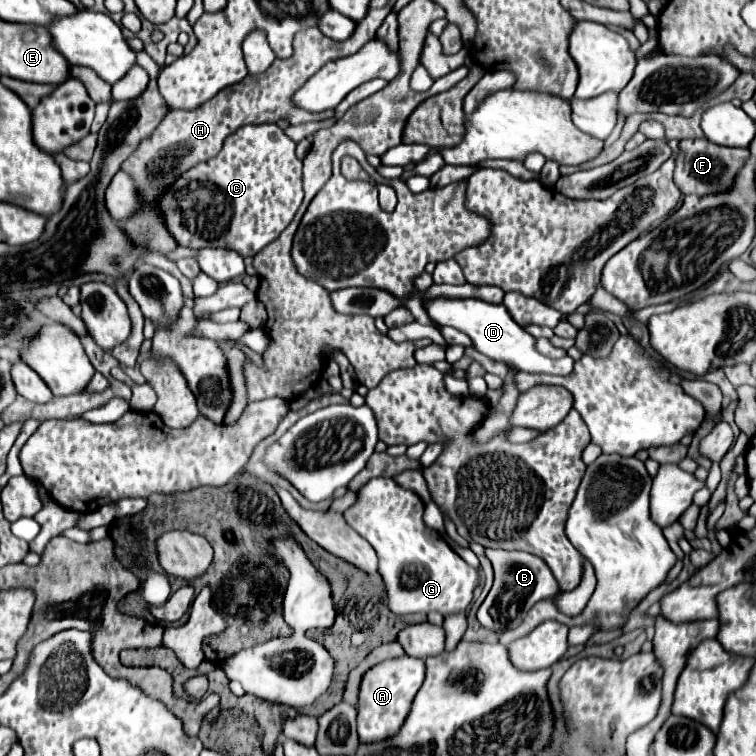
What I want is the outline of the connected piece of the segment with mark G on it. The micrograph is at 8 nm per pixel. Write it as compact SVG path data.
M373 478L357 492L357 502L345 512L345 520L375 548L379 556L379 574L383 576L389 610L393 614L441 612L443 616L447 616L465 612L469 608L473 600L473 590L479 582L479 572L463 558L459 558L439 532L425 526L423 502L415 492L399 486L393 478Z

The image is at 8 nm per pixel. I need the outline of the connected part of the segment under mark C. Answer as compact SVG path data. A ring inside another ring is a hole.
M255 124L241 126L237 132L227 136L223 150L215 158L199 162L177 176L155 206L167 232L177 240L177 244L195 250L205 246L231 248L241 256L255 256L267 244L277 240L279 234L291 224L301 200L301 160L295 156L295 142L289 140L277 124Z

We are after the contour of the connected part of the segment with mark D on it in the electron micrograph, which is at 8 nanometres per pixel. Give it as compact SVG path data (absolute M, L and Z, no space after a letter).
M437 298L437 300L425 302L423 306L427 308L429 318L433 322L461 330L463 334L467 334L473 340L475 350L489 356L491 360L507 364L511 370L529 372L529 374L559 374L559 376L567 376L573 372L573 364L575 364L573 358L563 356L563 358L555 360L555 358L543 356L535 346L535 338L529 332L525 332L523 326L513 322L513 318L509 316L509 312L503 304L489 304L483 300L475 300L475 298L467 298L467 300Z

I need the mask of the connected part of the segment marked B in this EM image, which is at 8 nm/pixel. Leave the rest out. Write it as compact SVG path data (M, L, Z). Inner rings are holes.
M487 548L485 556L493 564L495 582L489 596L485 598L485 602L477 612L477 620L485 628L491 628L493 632L503 632L505 628L517 628L535 602L547 596L555 596L559 592L557 580L549 572L549 566L541 558L529 552L507 552L507 550Z

